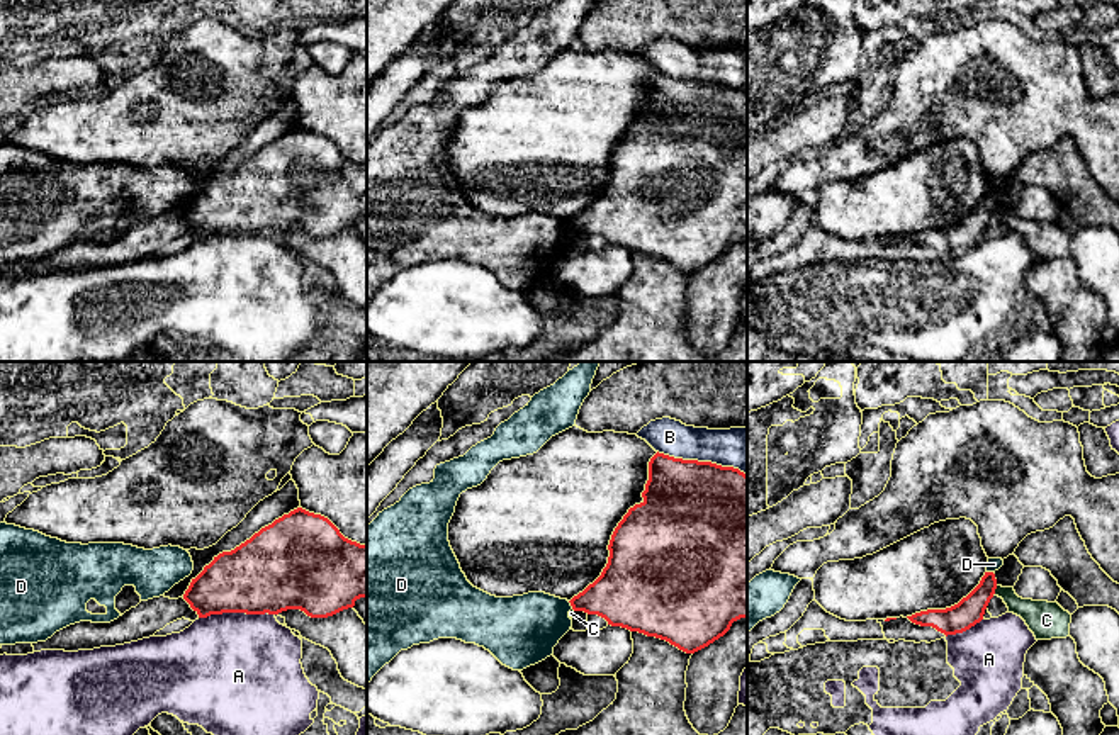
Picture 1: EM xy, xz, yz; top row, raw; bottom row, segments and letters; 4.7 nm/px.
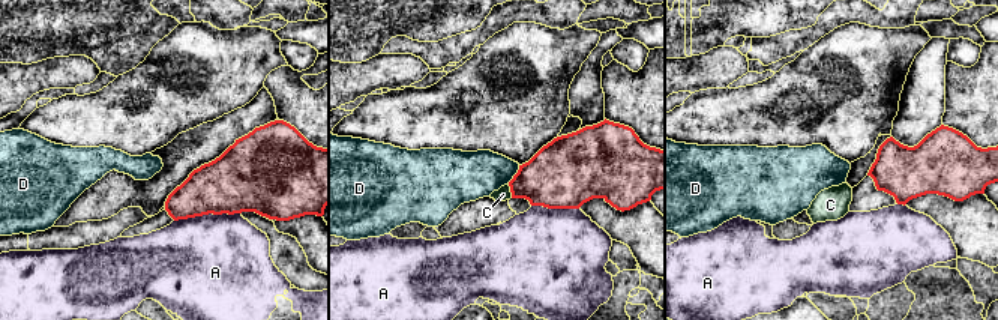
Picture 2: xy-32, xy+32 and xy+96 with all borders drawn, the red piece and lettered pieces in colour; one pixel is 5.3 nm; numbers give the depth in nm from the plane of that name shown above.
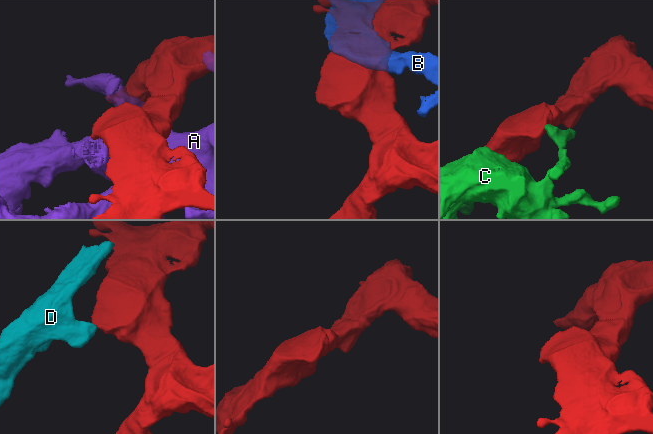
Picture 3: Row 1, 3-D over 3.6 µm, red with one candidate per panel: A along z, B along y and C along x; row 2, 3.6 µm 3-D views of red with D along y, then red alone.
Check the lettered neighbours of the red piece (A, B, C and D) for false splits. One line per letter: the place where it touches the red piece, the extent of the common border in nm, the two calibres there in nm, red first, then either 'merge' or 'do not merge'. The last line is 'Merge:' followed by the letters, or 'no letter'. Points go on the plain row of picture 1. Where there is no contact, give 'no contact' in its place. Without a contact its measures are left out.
A: meets red in xy at (236, 231); contact 360 nm long; 380 nm thick on the red side, 500 nm on the other; do not merge
B: meets red in xz at (702, 82); contact 440 nm long; 500 nm thick on the red side, 200 nm on the other; do not merge
C: meets red in yz at (994, 211); contact 50 nm long; 140 nm thick on the red side, 150 nm on the other; do not merge
D: meets red in xz at (571, 224); contact 50 nm long; 280 nm thick on the red side, 320 nm on the other; do not merge
Merge: no letter

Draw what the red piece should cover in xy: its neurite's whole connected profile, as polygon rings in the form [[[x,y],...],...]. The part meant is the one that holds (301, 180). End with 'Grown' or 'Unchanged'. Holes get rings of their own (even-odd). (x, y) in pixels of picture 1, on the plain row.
[[[302,127],[214,177],[183,214],[199,238],[222,233],[278,234],[287,229],[328,238],[353,227],[360,217],[367,217],[367,165],[345,158],[328,137]]]. Unchanged

